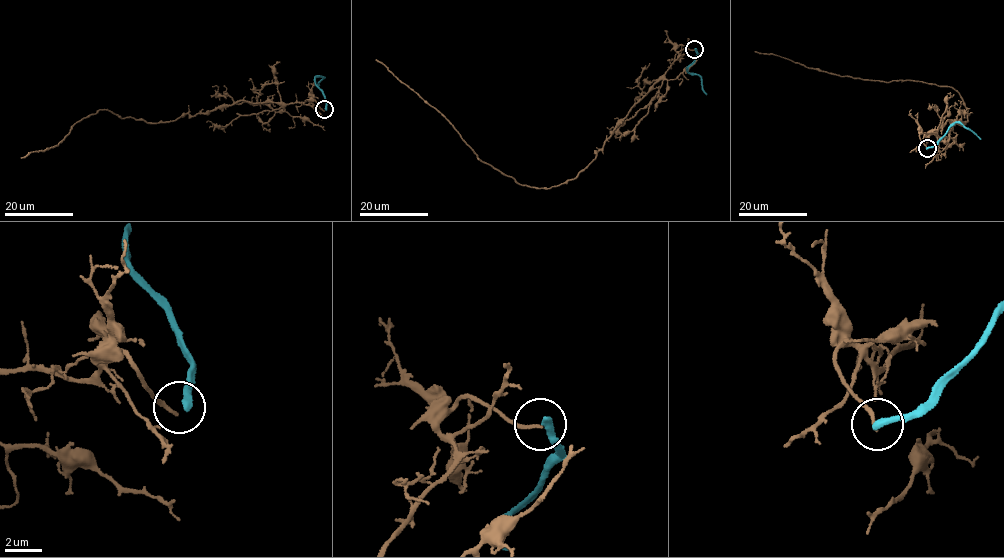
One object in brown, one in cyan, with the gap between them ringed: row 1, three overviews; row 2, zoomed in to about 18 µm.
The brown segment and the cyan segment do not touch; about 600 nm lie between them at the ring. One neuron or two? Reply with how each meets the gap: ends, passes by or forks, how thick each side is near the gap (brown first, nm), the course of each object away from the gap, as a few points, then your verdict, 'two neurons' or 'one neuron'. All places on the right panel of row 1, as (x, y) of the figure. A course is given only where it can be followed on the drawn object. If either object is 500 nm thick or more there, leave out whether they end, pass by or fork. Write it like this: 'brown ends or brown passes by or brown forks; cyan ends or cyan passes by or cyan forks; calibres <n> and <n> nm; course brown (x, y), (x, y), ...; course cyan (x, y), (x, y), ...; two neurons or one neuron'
brown ends; cyan ends; calibres 200 and 400 nm; course brown (927, 148), (920, 134), (932, 134), (947, 119), (967, 120), (967, 109), (951, 87), (837, 75), (754, 51); course cyan (927, 148), (936, 144), (955, 123), (981, 139); two neurons

